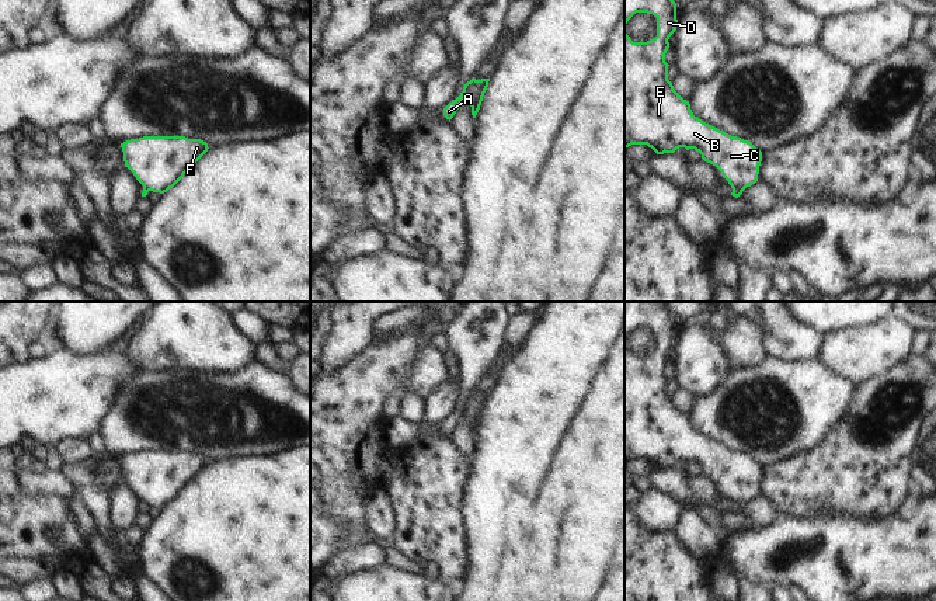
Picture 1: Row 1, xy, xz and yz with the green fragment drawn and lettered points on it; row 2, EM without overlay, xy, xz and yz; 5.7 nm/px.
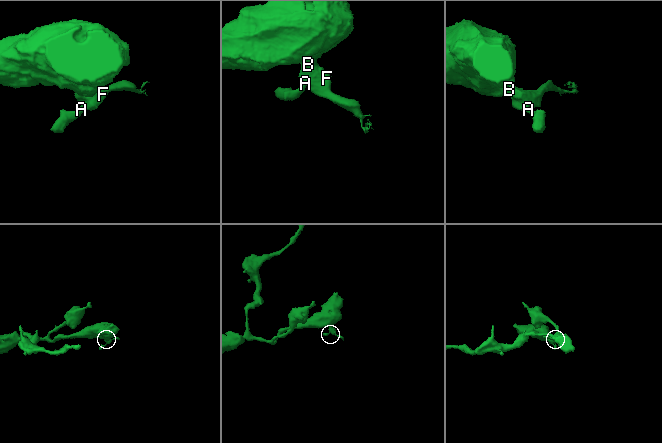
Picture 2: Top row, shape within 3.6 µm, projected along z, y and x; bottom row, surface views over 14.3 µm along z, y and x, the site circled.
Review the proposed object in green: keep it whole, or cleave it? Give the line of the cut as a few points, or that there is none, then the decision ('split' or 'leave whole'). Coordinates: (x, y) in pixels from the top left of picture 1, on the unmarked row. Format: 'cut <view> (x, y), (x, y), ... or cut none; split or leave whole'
cut xz (459, 410), (462, 414); split

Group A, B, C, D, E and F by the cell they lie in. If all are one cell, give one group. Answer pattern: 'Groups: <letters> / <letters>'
Groups: A / B C D E F

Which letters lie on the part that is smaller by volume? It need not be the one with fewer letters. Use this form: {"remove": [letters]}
{"remove": ["A"]}

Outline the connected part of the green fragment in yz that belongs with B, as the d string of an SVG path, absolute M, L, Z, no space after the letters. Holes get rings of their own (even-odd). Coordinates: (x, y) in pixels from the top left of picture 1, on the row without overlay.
M624 302L624 462L647 459L657 469L674 468L679 462L695 463L702 473L716 480L733 504L747 503L758 496L762 466L751 456L731 451L693 430L668 395L665 368L669 351L676 345L676 317L660 302ZM636 327L657 331L657 351L633 357L626 338Z

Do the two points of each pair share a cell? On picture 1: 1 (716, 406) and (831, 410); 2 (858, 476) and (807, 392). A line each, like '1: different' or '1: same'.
1: same
2: different

